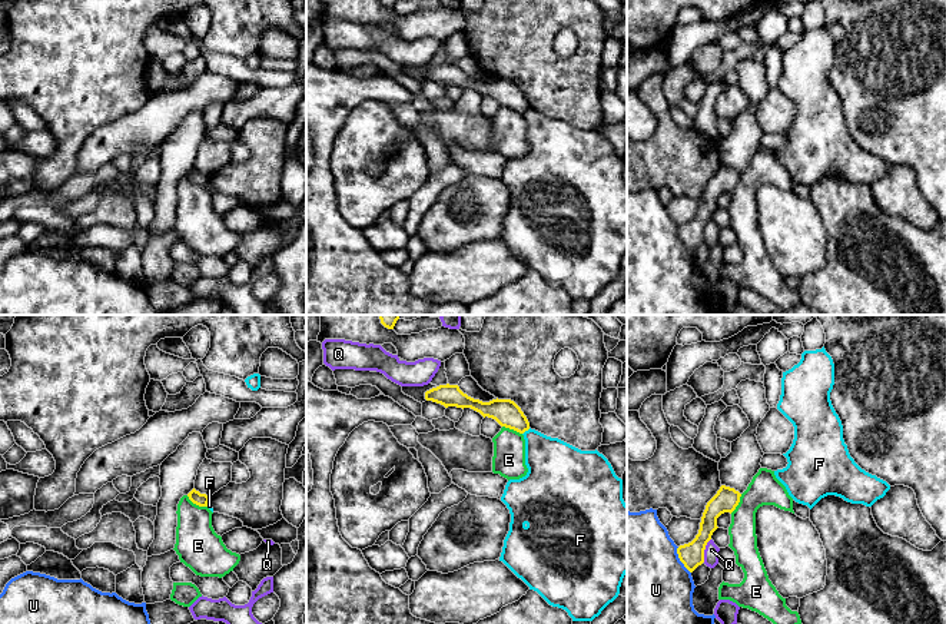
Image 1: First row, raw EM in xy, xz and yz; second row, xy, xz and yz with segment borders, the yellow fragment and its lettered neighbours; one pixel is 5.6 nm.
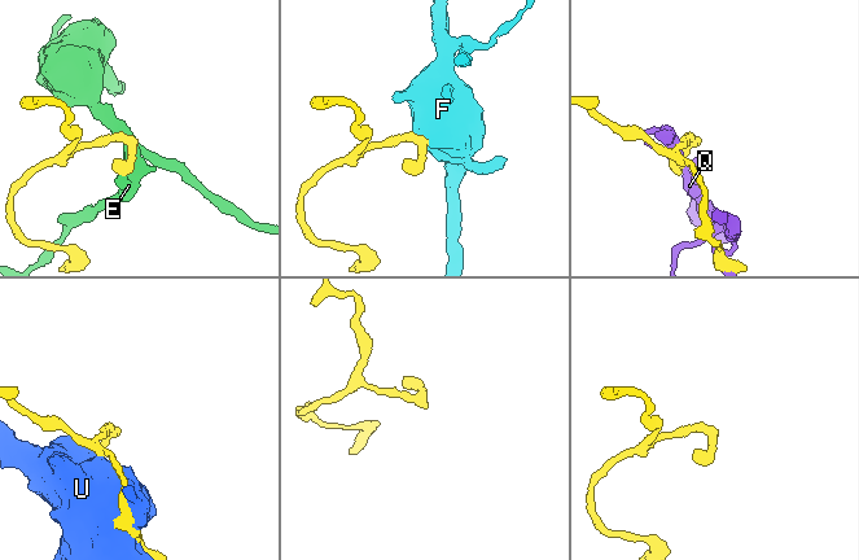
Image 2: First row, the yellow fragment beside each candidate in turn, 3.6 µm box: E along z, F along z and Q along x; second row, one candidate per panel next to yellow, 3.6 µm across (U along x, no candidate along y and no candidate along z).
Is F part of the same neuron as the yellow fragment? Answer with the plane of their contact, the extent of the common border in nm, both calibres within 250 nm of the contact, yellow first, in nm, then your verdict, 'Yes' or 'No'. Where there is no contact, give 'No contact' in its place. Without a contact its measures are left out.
Touches yellow in xz. Shared border 60 nm. Thickness 150 nm (yellow) against 280 nm. No

